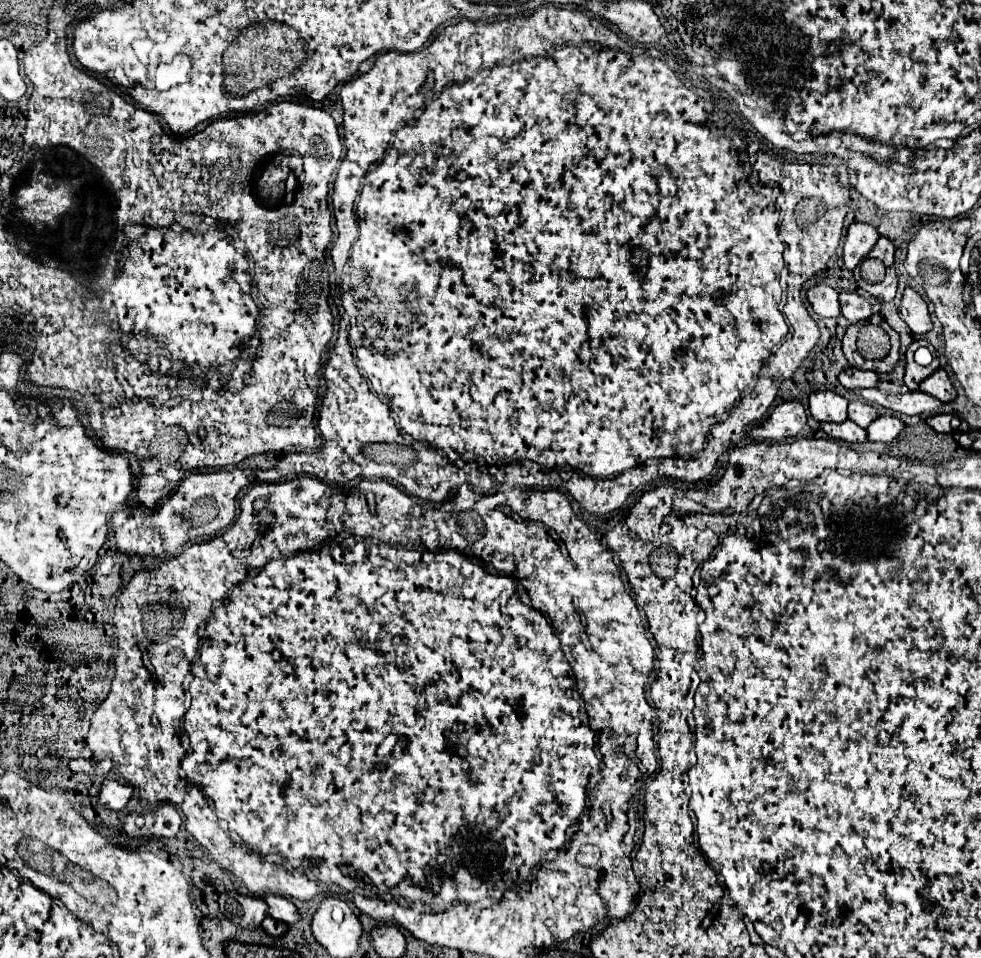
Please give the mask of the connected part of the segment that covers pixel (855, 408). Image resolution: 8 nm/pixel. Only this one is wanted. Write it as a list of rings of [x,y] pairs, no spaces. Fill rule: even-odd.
[[[852,400],[848,404],[848,418],[852,422],[856,422],[860,428],[868,428],[868,424],[878,418],[878,412],[876,412],[876,408],[872,404],[866,404],[866,402],[860,402],[860,400]]]

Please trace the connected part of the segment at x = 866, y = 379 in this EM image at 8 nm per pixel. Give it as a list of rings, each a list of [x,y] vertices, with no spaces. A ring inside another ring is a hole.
[[[846,368],[838,374],[838,380],[844,388],[874,388],[878,382],[876,372],[862,372],[858,368]]]

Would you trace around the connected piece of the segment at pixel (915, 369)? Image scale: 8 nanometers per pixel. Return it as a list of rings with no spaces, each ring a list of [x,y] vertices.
[[[908,348],[908,352],[906,352],[906,372],[904,372],[904,382],[906,382],[906,386],[908,386],[908,390],[918,390],[918,384],[928,376],[928,374],[932,374],[934,370],[938,368],[938,362],[934,360],[930,366],[920,366],[920,364],[916,364],[914,362],[914,350],[910,350]]]

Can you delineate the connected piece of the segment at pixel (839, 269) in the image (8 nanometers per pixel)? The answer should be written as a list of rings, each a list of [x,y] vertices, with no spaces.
[[[840,238],[840,244],[838,244],[838,248],[836,248],[836,252],[834,252],[834,254],[832,254],[832,256],[830,256],[830,260],[828,260],[828,262],[826,262],[826,268],[822,268],[822,270],[820,270],[820,272],[816,272],[816,274],[814,274],[814,276],[812,276],[812,278],[808,278],[808,280],[806,280],[806,282],[804,282],[804,284],[802,284],[802,288],[800,288],[800,300],[802,300],[802,304],[804,304],[804,308],[806,308],[806,310],[808,310],[808,306],[810,306],[810,310],[808,310],[808,314],[810,314],[810,316],[812,316],[812,320],[814,320],[814,322],[816,322],[816,318],[818,318],[818,315],[816,315],[813,312],[811,304],[809,302],[808,302],[808,304],[806,304],[806,302],[804,302],[804,298],[806,298],[806,292],[809,288],[811,288],[812,286],[821,284],[821,283],[828,284],[837,290],[846,290],[846,291],[857,292],[858,294],[860,294],[860,296],[862,296],[863,298],[866,298],[866,300],[870,301],[872,308],[873,308],[872,309],[873,313],[876,313],[876,312],[874,312],[874,304],[876,304],[876,302],[880,302],[880,301],[876,300],[876,298],[874,298],[871,294],[869,294],[868,292],[866,292],[865,290],[860,288],[856,283],[856,280],[853,276],[852,271],[848,270],[844,266],[844,261],[842,258],[844,239],[845,238]]]

